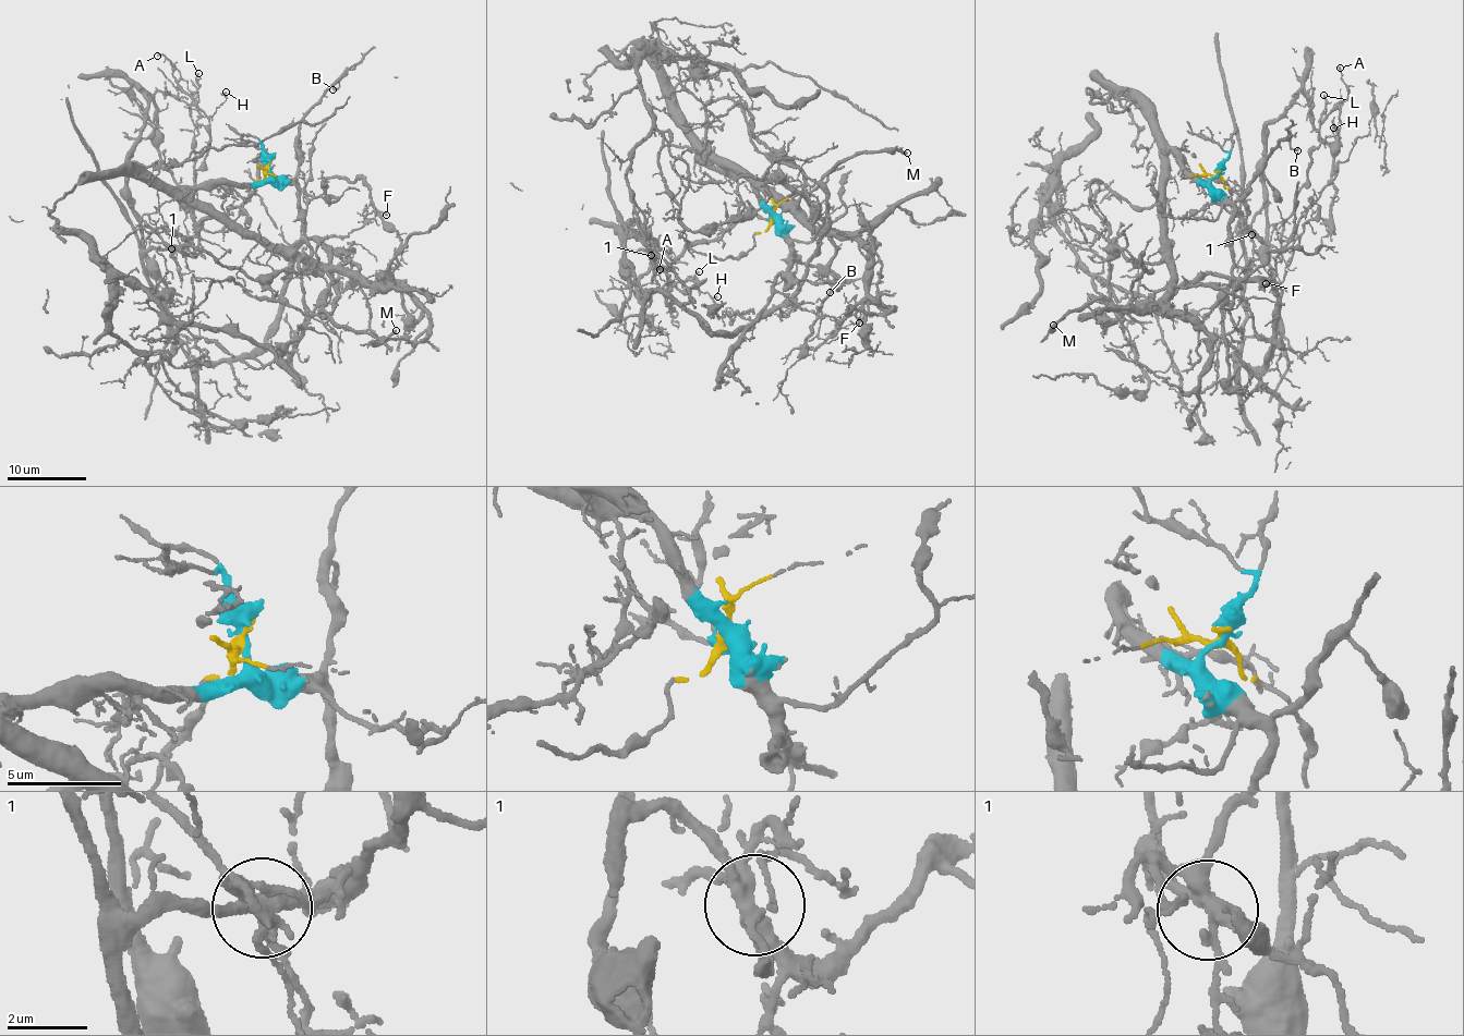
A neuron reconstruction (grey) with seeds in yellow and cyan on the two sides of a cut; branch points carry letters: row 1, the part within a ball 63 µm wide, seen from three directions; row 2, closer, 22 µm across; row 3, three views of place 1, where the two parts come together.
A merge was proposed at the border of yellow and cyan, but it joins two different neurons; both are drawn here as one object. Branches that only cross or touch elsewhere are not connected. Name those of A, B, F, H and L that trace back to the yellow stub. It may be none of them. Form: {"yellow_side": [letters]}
{"yellow_side": ["A", "F", "H", "L"]}

